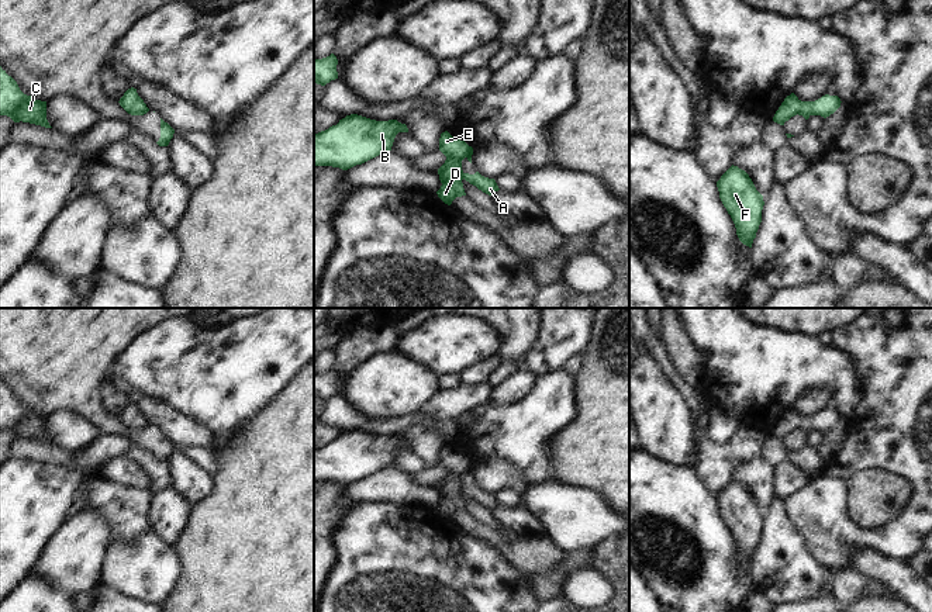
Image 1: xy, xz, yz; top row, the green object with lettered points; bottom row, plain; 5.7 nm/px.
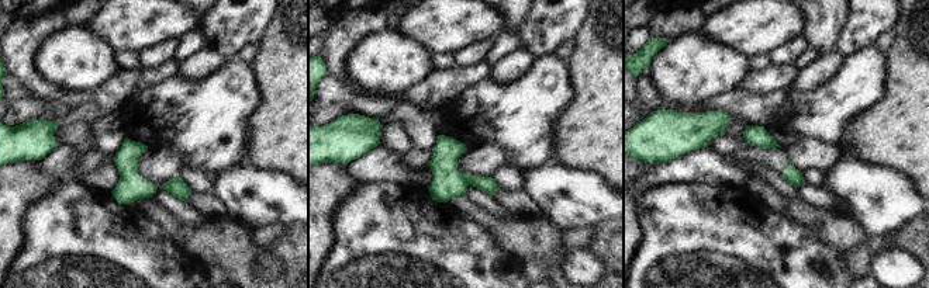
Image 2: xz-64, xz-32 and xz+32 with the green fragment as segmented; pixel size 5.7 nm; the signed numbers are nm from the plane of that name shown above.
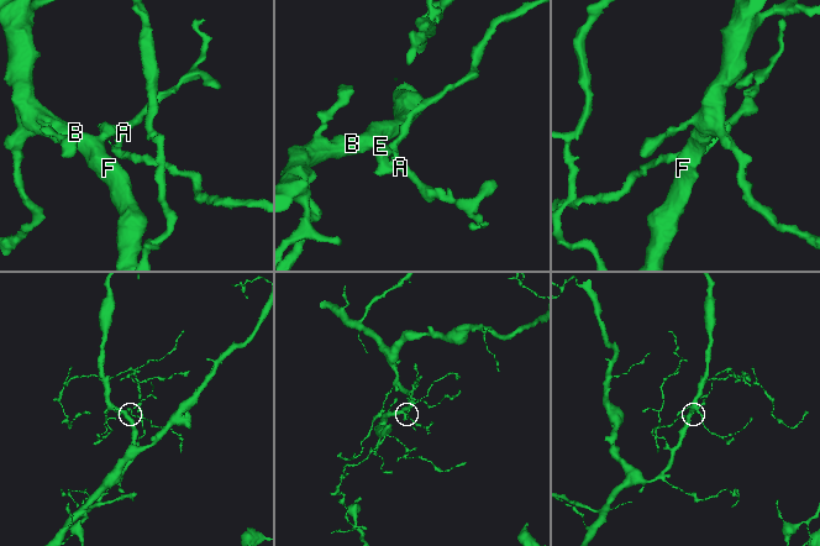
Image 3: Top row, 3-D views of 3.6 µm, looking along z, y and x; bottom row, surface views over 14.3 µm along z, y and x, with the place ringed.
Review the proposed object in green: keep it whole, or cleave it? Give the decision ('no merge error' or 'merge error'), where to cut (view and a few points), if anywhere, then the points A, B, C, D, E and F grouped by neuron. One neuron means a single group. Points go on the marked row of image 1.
merge error; cut in xz along (461, 161), (461, 175), (463, 177); A / B C D E F

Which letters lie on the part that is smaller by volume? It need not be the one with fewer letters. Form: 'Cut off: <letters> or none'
Cut off: A

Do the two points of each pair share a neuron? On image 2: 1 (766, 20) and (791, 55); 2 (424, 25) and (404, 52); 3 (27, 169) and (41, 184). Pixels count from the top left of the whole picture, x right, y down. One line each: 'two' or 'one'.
1: two
2: two
3: one

